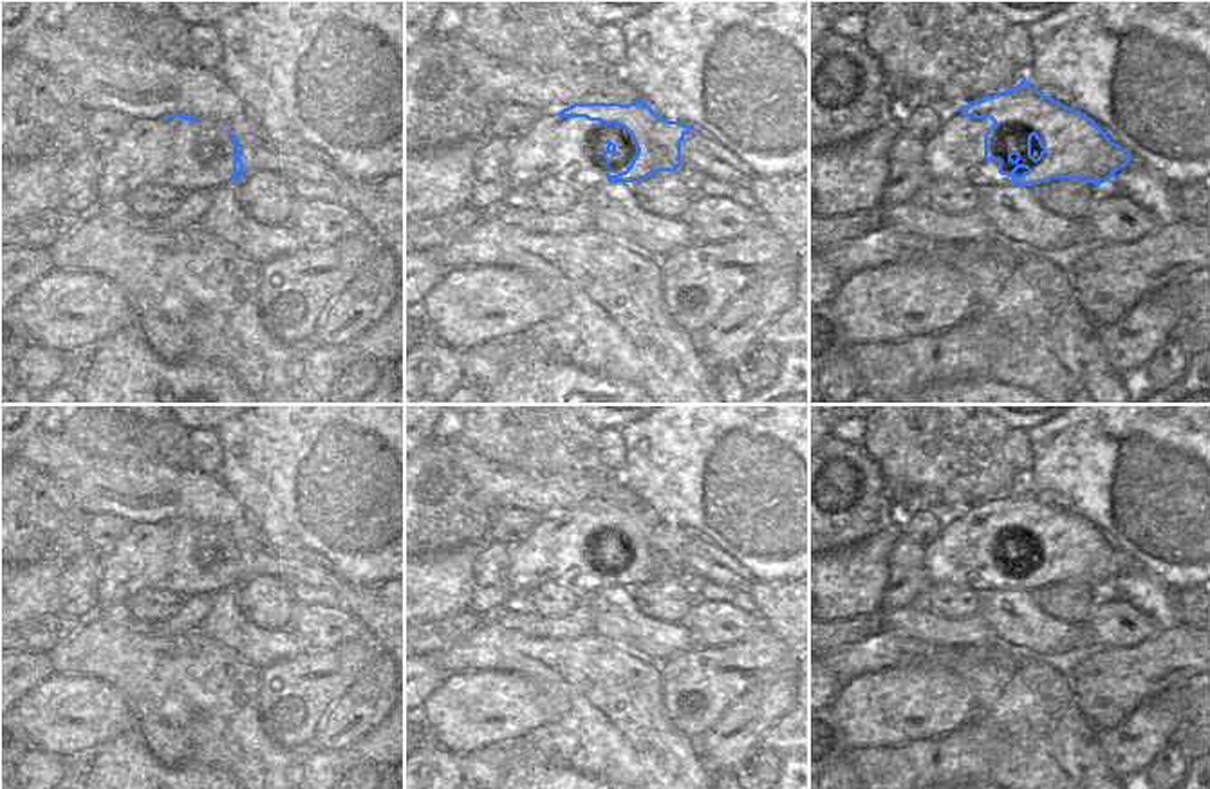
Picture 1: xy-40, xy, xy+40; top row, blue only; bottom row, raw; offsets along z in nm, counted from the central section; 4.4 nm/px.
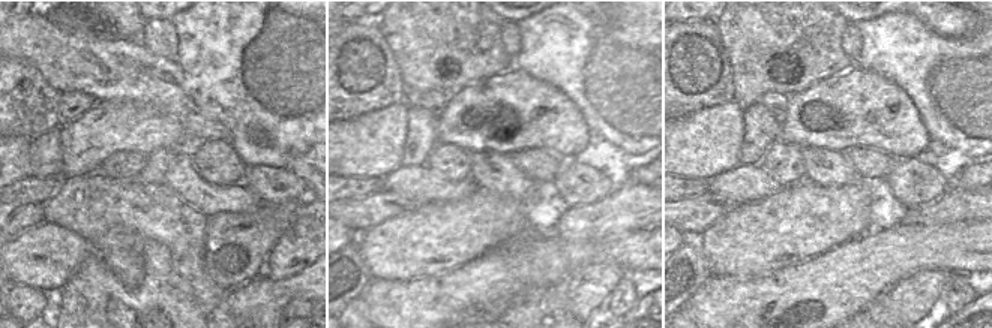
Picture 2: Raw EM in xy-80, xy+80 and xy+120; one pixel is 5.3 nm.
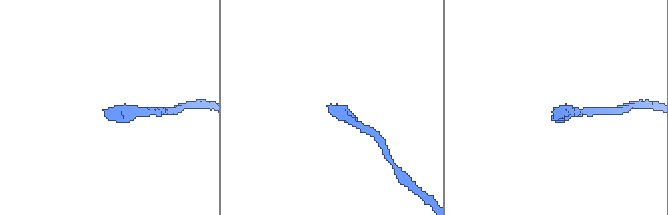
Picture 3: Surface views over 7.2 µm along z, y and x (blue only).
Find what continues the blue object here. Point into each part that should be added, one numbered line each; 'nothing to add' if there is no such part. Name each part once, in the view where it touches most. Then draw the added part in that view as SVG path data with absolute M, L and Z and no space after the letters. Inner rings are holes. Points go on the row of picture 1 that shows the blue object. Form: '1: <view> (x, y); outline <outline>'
1: xy (566, 148); outline M540 114L520 139L507 143L507 181L517 199L529 193L542 179L556 179L585 193L607 184L607 172L610 175L625 172L636 152L630 134L618 125Z

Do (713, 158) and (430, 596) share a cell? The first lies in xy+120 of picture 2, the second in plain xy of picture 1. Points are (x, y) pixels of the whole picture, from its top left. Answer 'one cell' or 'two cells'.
one cell

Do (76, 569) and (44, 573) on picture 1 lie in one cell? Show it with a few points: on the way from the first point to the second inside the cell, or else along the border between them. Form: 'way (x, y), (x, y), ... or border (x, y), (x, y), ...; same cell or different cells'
border (65, 564), (60, 575), (58, 611); different cells

